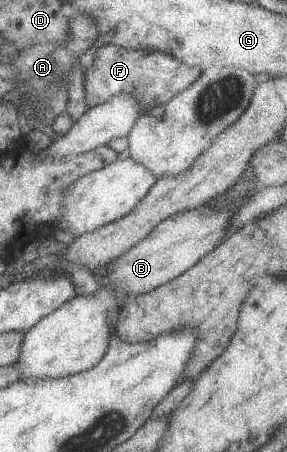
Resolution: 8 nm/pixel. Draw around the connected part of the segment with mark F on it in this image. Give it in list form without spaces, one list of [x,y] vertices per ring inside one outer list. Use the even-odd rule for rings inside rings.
[[[105,44],[95,51],[91,68],[85,69],[85,76],[83,76],[85,104],[91,108],[104,103],[116,94],[125,94],[135,96],[143,112],[156,111],[169,102],[174,94],[189,88],[201,72],[202,69],[198,66],[183,64],[180,60],[171,58],[169,54],[150,50],[127,50],[112,44]]]

